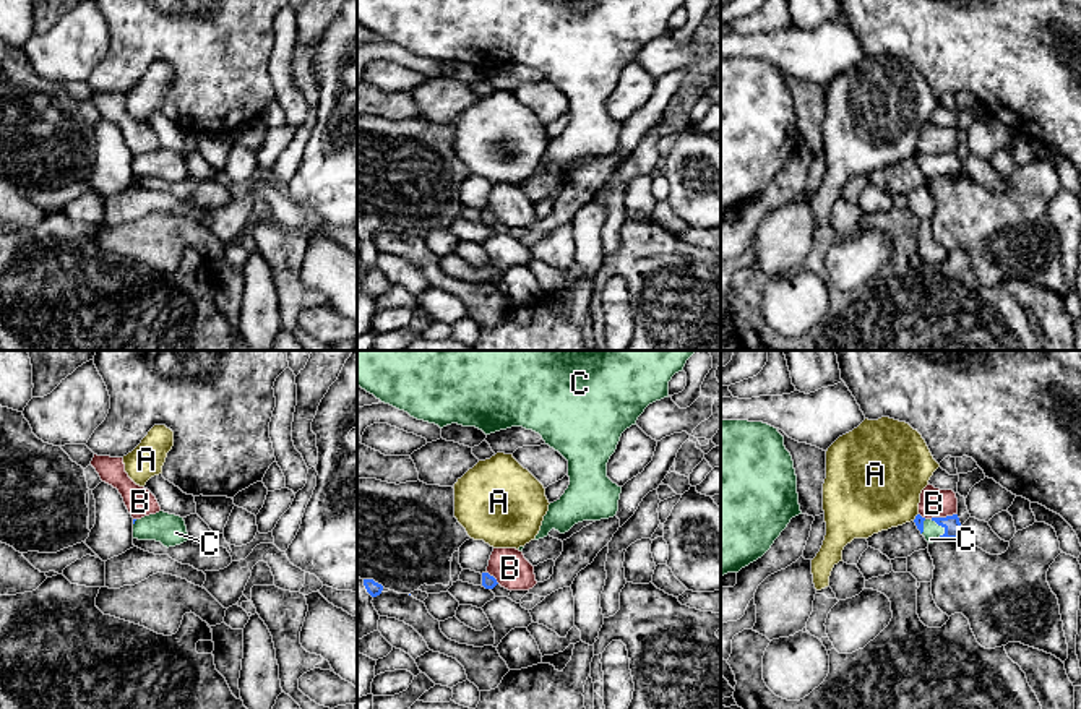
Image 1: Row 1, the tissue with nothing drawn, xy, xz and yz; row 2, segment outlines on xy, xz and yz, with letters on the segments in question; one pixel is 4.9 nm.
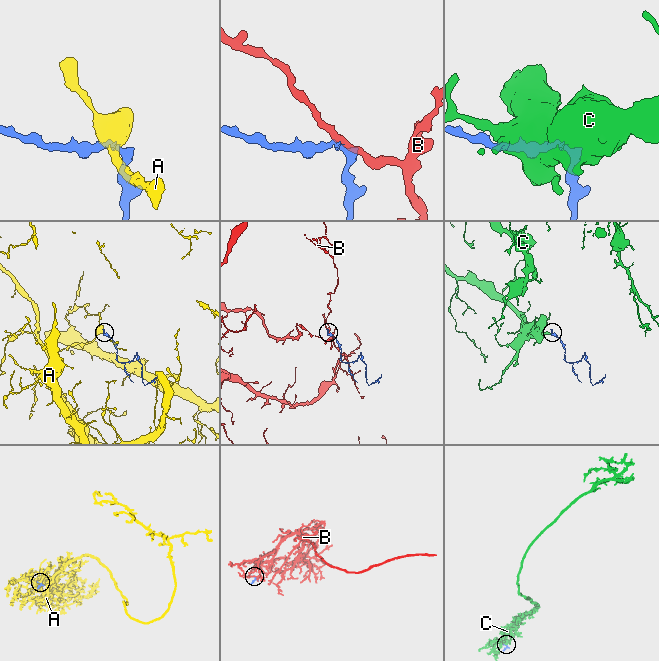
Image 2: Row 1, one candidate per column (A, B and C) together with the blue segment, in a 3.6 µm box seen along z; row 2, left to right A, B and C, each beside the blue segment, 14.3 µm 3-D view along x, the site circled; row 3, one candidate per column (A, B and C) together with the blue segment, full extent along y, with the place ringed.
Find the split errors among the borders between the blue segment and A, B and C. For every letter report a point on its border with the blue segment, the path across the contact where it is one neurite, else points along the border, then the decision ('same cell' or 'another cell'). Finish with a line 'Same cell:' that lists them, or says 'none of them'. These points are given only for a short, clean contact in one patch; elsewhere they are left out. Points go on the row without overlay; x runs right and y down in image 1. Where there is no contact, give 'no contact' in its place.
A: contact yz (916, 153); border yz (917, 150), (913, 156); another cell
B: contact yz (943, 154); border yz (956, 150), (930, 154); another cell
C: contact yz (942, 163); way yz (951, 161), (942, 163), (932, 167); same cell
Same cell: C

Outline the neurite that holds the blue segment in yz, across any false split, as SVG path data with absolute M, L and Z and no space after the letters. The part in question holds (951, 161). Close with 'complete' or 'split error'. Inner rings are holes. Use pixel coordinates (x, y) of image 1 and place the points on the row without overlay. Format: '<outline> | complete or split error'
M917 151L914 159L928 180L940 175L958 175L963 167L958 151L932 156Z | split error

